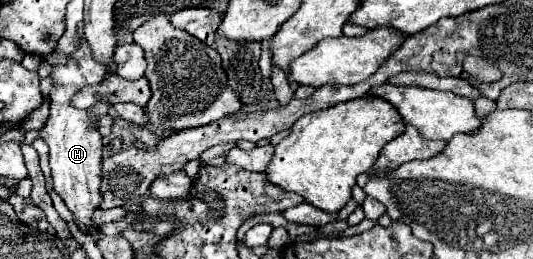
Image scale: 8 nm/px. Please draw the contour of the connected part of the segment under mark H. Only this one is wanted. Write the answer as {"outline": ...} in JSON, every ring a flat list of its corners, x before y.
{"outline":[[83,21,78,23,77,36,79,44,77,48,67,56,65,64,55,64,53,66,53,88,49,92,51,100,51,114,43,130,39,132,27,132,25,142,33,142,37,136,41,136,47,146,49,146,49,166,51,166,51,178,53,178,53,188,55,192,63,198,65,206,73,212,73,216,79,220,79,224,93,226,91,214,101,202,99,194,99,182,101,182,101,156,103,156,103,138,97,130,97,120,109,112,109,104,105,100,99,100,99,104,79,110,71,104,73,96,83,90,85,86,93,86,105,80,109,66,103,62,97,62,93,58,93,52,89,48,89,42,85,40,83,34]]}

